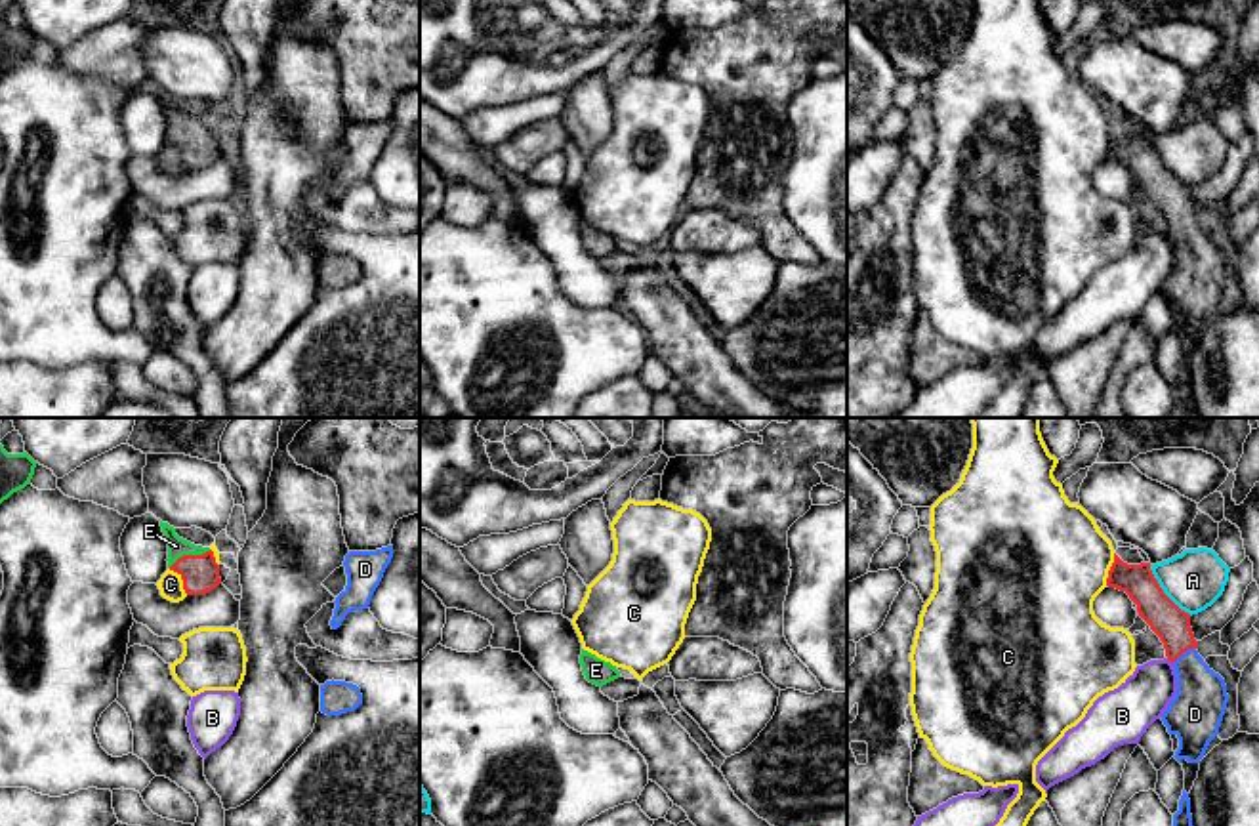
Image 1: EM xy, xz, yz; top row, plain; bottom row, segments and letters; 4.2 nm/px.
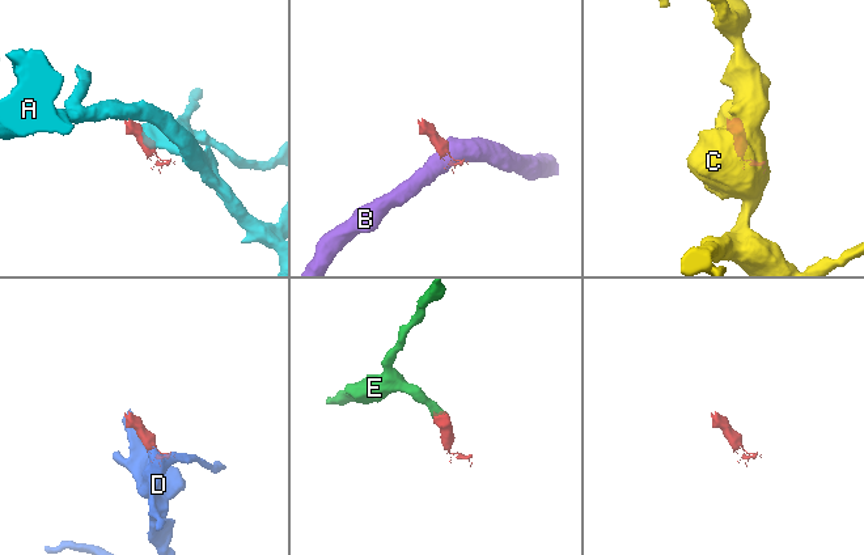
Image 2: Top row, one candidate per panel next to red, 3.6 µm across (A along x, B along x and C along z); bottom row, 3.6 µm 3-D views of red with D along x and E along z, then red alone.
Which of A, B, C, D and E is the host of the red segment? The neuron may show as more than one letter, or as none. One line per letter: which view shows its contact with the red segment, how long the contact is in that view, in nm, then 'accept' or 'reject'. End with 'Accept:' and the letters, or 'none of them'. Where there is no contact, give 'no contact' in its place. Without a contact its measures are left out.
A: contact in yz; length 280 nm; reject
B: contact in yz; length 40 nm; reject
C: contact in xy; length 140 nm; reject
D: contact in yz; length 120 nm; accept
E: contact in xy; length 200 nm; accept
Accept: D, E

